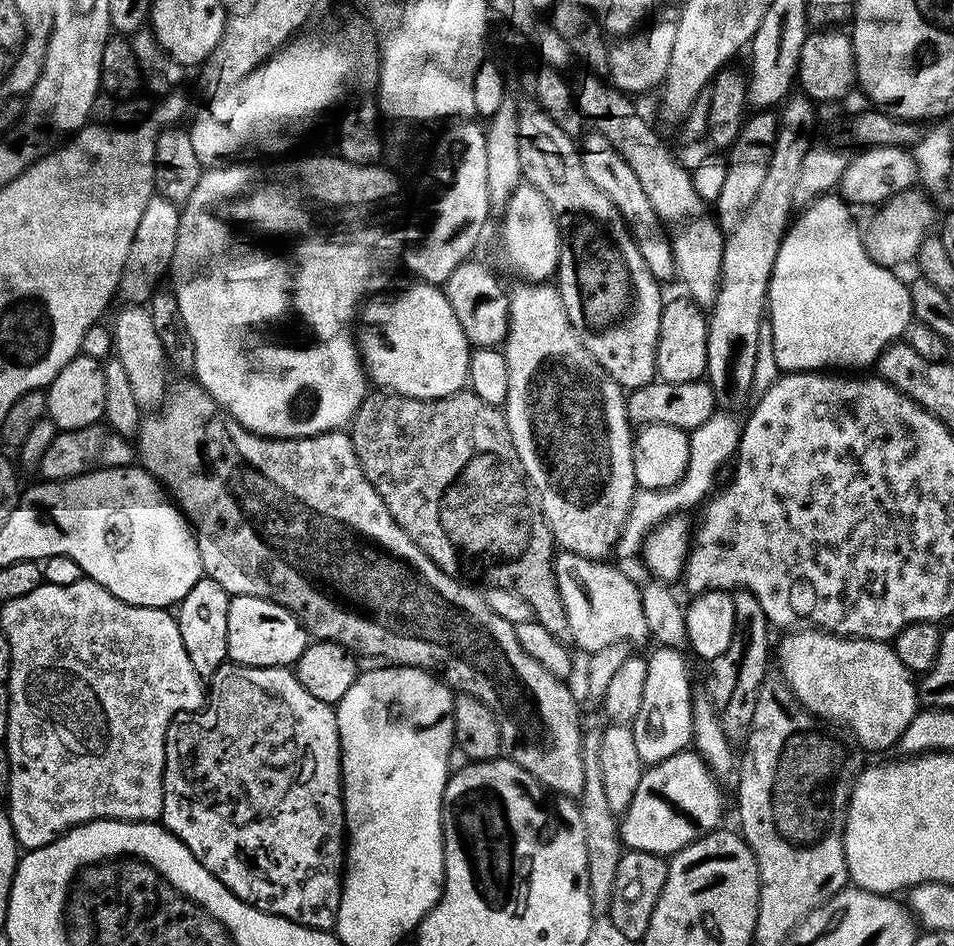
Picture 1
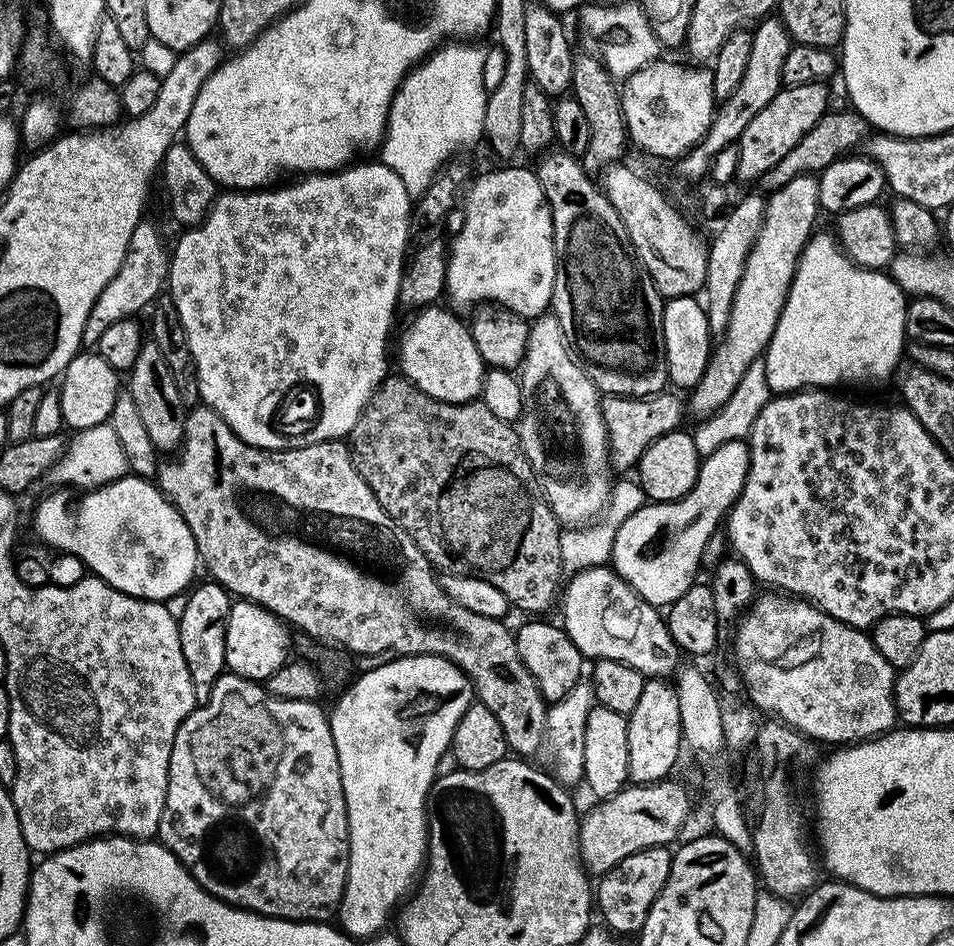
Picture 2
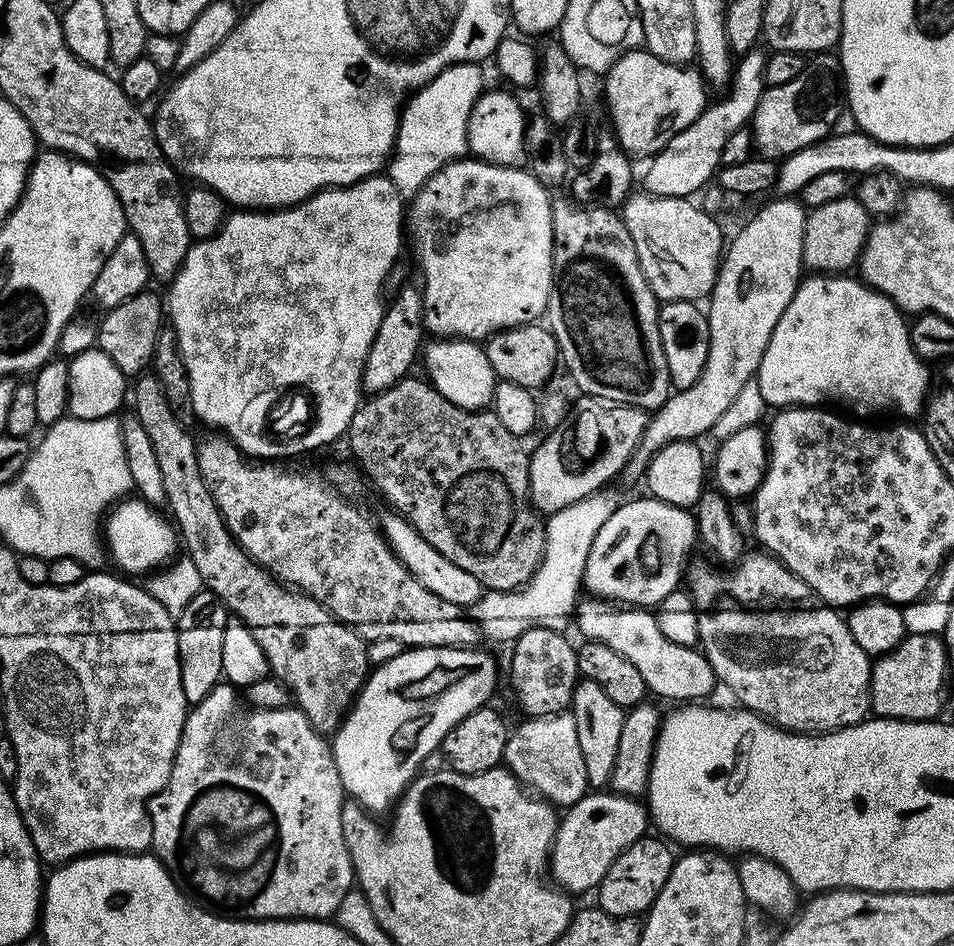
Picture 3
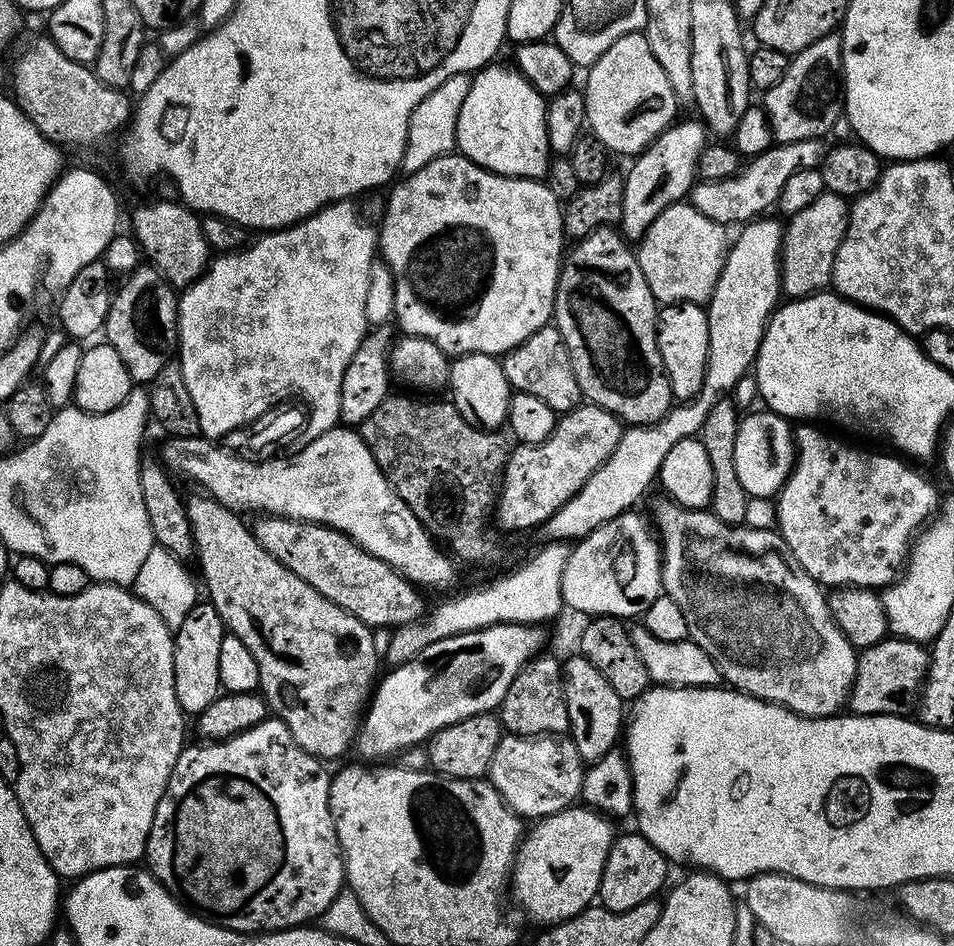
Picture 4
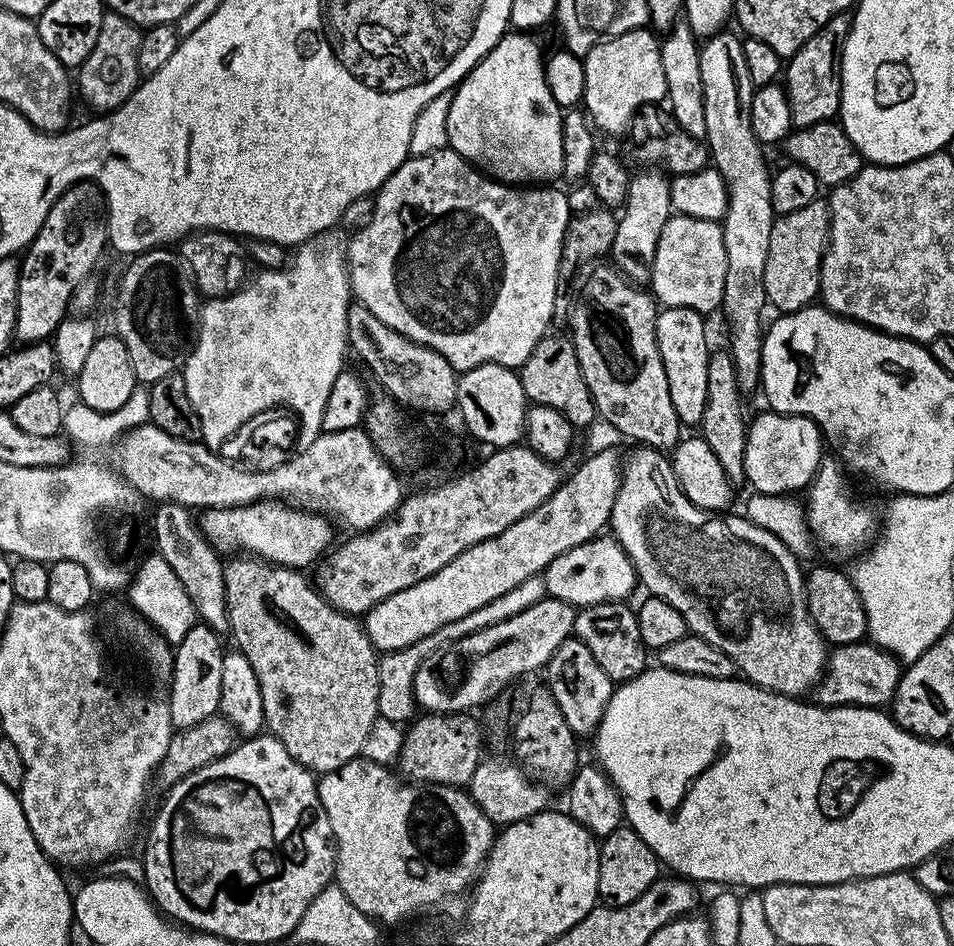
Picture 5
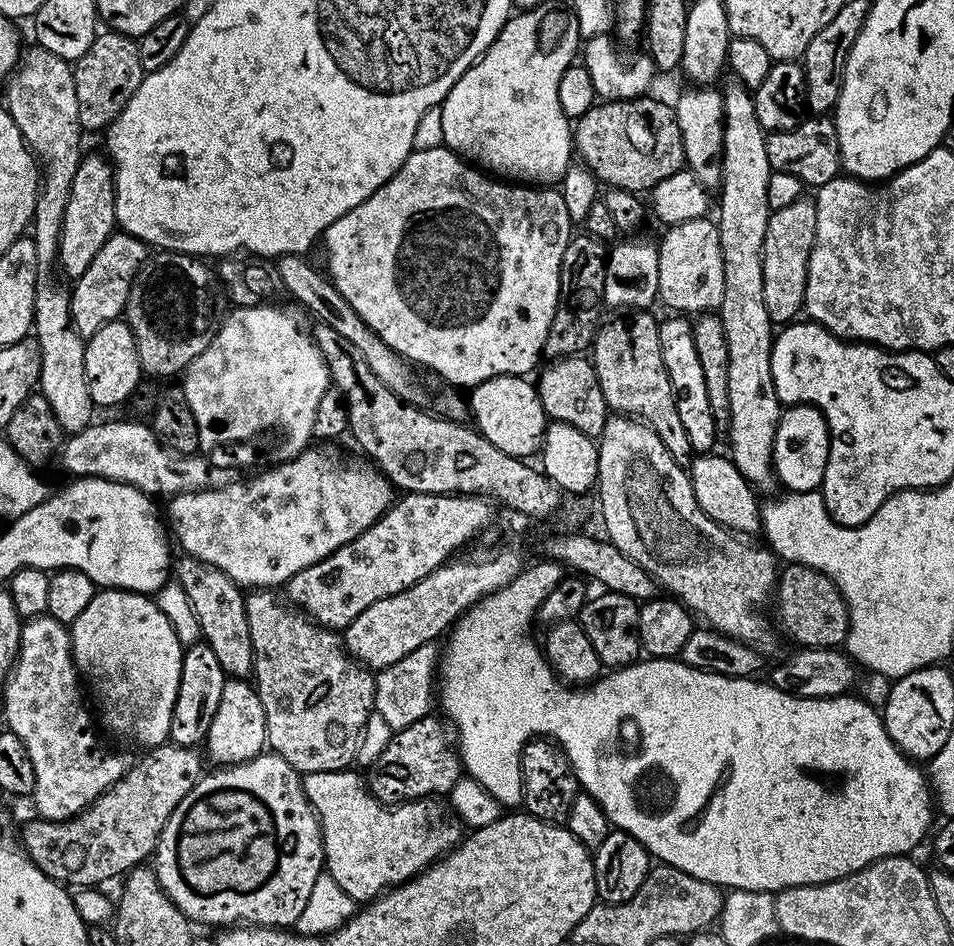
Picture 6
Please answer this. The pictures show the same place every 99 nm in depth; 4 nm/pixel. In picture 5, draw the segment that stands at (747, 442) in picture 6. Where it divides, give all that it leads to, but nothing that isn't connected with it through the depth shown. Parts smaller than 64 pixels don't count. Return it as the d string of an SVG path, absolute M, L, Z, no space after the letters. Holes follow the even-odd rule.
M731 30L709 36L699 45L700 73L702 74L702 100L706 106L706 134L703 139L708 145L711 167L720 172L728 192L728 208L722 219L724 245L726 246L726 286L722 312L732 323L732 361L738 374L741 389L760 384L760 359L764 345L765 325L760 325L760 315L766 309L764 298L764 275L766 274L766 250L770 250L770 230L774 213L770 206L770 168L764 165L764 152L760 140L754 134L750 122L750 106L754 89L750 82L750 70L746 70L744 40Z

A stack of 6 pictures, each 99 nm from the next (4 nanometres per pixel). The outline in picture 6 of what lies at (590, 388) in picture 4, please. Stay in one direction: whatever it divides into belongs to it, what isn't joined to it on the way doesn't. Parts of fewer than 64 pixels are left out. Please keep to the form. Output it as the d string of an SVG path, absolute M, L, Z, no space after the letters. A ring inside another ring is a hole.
M636 310L631 314L613 315L616 316L613 320L605 319L592 339L590 359L609 409L616 414L643 420L654 430L654 434L658 434L658 438L662 438L662 446L666 446L670 458L688 466L694 459L694 453L686 429L678 419L670 374L666 374L666 362L662 358L660 326L657 317L651 314L648 310Z

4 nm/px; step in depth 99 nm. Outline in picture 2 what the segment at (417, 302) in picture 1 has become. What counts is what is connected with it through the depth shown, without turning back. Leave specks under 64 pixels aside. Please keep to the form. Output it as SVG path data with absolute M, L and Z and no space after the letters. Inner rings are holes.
M441 306L419 309L416 316L404 328L400 336L399 371L418 390L451 404L467 404L475 401L484 385L486 365L474 346L471 327L455 316L455 311L447 312Z

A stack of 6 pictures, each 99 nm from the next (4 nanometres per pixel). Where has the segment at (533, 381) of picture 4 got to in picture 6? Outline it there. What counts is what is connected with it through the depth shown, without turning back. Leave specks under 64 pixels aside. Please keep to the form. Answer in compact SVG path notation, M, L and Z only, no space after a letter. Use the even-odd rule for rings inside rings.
M583 355L567 356L561 360L551 361L549 368L535 381L536 392L544 407L545 417L549 421L557 420L582 430L582 434L598 438L606 426L610 409L602 394L602 386L598 386L598 374L594 370L591 359Z

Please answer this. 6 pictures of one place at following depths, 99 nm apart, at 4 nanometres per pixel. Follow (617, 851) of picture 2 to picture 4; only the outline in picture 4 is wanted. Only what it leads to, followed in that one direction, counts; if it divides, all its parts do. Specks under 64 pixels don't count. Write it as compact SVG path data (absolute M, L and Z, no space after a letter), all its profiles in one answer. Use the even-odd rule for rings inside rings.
M587 806L563 808L558 814L543 817L527 829L516 851L516 862L512 865L510 896L520 903L520 908L536 926L551 926L574 918L582 909L597 899L602 870L606 866L608 847L614 839L613 821Z

